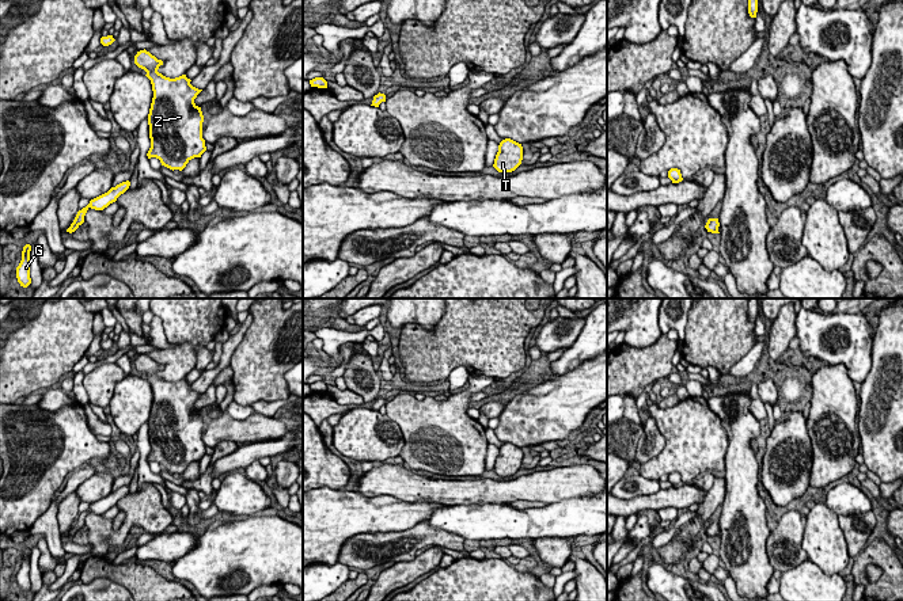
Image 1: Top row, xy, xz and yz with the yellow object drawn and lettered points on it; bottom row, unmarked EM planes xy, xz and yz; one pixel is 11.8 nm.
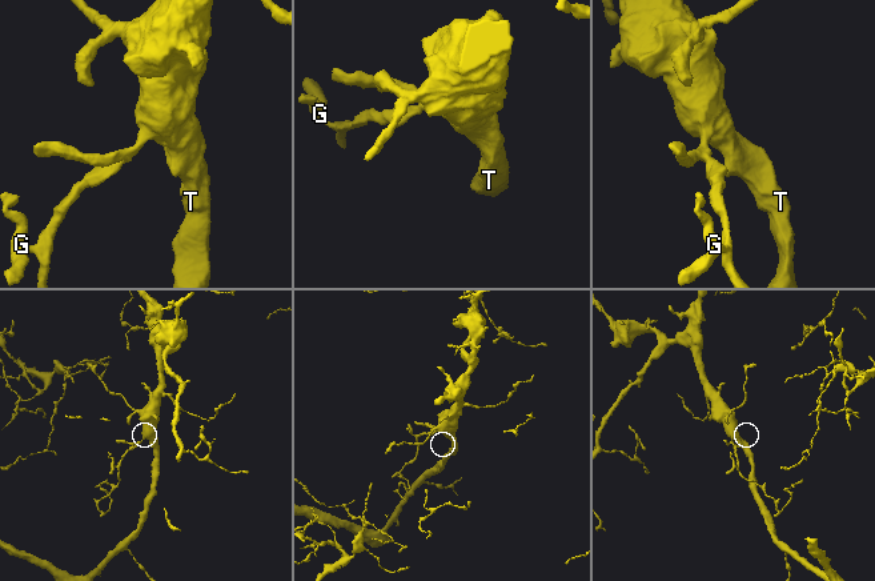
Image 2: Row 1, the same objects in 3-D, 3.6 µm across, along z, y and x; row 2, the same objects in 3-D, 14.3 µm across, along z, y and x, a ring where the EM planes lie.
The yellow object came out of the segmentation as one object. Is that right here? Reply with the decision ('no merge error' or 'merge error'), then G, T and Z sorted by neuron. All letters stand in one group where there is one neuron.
merge error; groups G / T Z

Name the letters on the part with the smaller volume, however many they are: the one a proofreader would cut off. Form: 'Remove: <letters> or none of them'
Remove: G

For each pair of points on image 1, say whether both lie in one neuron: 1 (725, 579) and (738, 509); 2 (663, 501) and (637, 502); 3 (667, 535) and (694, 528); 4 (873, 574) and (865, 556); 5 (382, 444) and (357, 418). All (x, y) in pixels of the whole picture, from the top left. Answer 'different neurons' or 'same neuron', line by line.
1: different neurons
2: same neuron
3: different neurons
4: different neurons
5: same neuron

